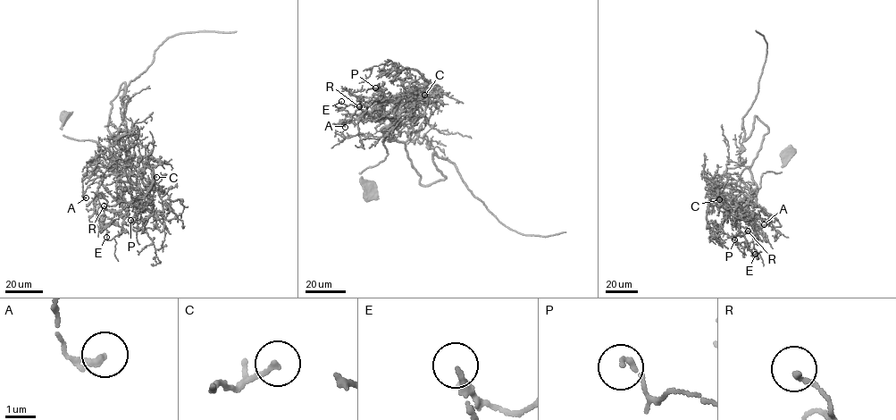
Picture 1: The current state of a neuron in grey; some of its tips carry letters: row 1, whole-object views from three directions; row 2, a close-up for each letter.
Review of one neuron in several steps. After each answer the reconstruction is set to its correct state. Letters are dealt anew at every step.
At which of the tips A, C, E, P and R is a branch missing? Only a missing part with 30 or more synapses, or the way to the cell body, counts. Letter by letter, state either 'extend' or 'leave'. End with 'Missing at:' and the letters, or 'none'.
A: leave
C: leave
E: leave
P: leave
R: leave
Missing at: none

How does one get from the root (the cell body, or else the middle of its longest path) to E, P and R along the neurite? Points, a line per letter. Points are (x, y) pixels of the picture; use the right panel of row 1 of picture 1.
E: (789, 152), (781, 172), (768, 171), (762, 173), (756, 205), (749, 204), (742, 208), (753, 224), (755, 254)
P: (789, 152), (781, 172), (768, 171), (762, 173), (756, 205), (736, 206), (735, 220), (740, 230), (734, 239)
R: (789, 152), (781, 172), (762, 173), (756, 205), (742, 208), (752, 228), (761, 227), (766, 236), (748, 230)

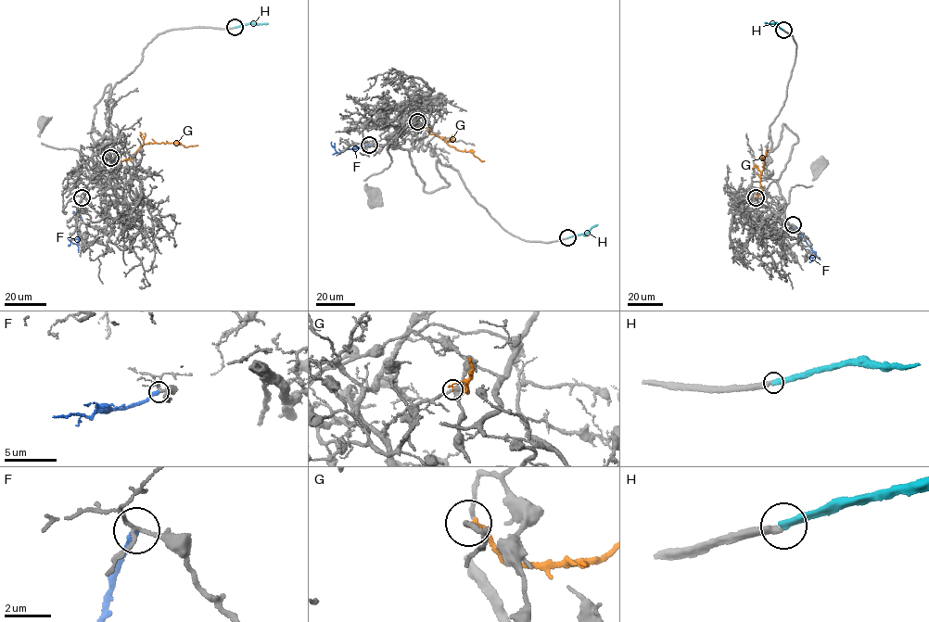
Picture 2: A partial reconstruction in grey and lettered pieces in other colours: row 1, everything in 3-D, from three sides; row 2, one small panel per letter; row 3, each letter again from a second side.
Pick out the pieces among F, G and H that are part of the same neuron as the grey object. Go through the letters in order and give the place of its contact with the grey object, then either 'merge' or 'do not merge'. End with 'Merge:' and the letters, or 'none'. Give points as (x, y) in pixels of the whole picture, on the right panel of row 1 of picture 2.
F: (793, 224) | do not merge
G: (756, 197) | merge
H: (783, 30) | merge
Merge: G, H

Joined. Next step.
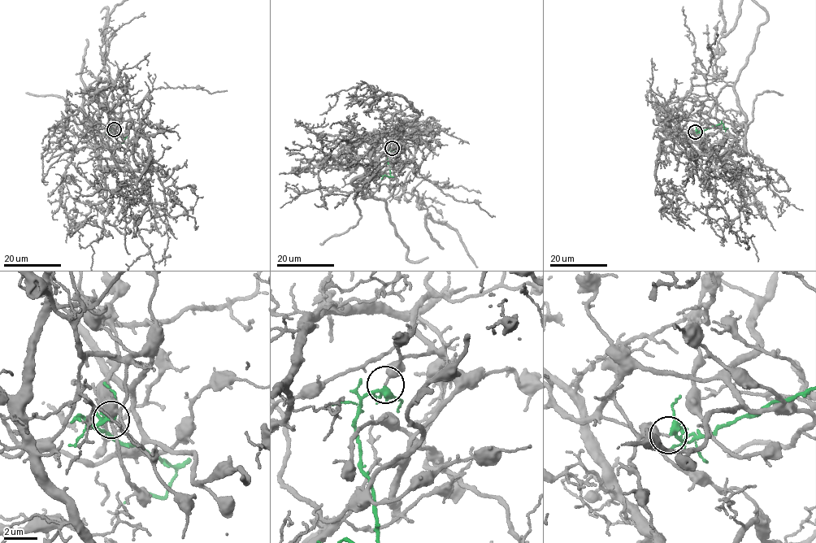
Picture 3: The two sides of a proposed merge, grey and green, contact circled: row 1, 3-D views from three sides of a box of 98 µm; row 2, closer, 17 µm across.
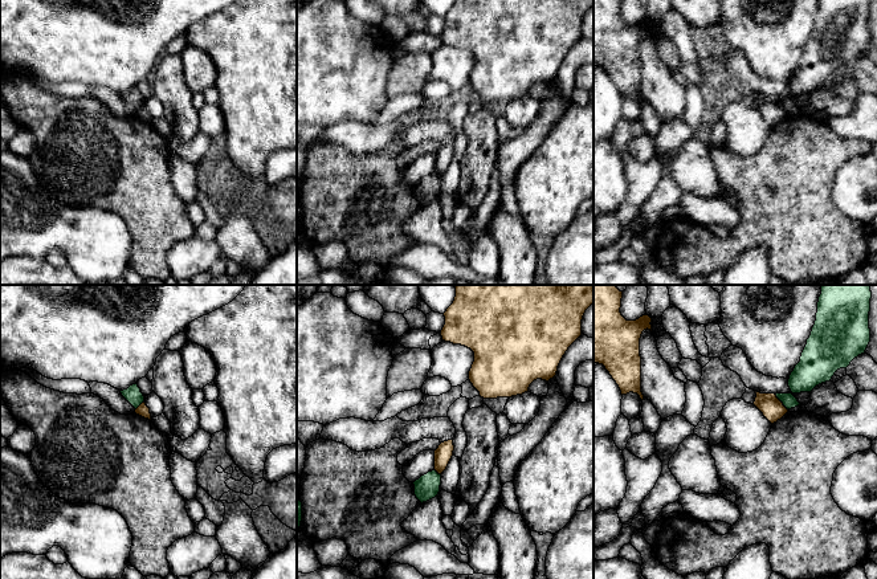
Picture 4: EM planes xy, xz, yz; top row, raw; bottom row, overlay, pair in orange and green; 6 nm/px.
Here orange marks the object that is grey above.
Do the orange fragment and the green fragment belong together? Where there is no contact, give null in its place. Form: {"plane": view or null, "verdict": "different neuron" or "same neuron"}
{"plane": "yz", "verdict": "different neuron"}

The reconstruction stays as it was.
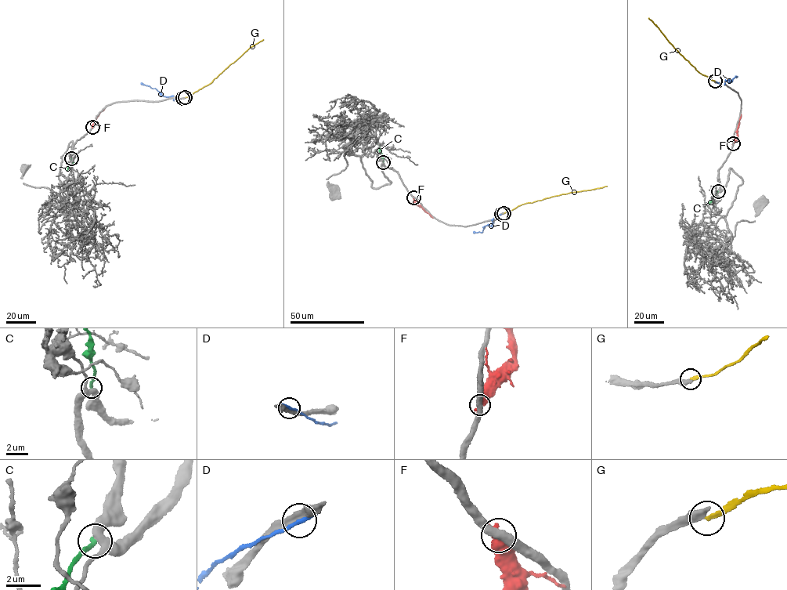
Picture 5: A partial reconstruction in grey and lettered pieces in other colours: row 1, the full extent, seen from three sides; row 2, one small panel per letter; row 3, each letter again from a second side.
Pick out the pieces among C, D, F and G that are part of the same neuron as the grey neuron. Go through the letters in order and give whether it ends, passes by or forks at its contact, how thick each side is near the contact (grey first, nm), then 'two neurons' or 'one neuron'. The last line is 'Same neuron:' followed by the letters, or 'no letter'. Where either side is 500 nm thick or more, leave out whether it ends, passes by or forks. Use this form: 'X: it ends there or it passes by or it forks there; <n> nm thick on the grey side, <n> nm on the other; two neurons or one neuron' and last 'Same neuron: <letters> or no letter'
C: it ends there; 360 nm thick on the grey side, 260 nm on the other; two neurons
D: it ends there; 340 nm thick on the grey side, 240 nm on the other; two neurons
F: 400 nm thick on the grey side, 550 nm on the other; two neurons
G: 500 nm thick on the grey side, 240 nm on the other; two neurons
Same neuron: no letter

